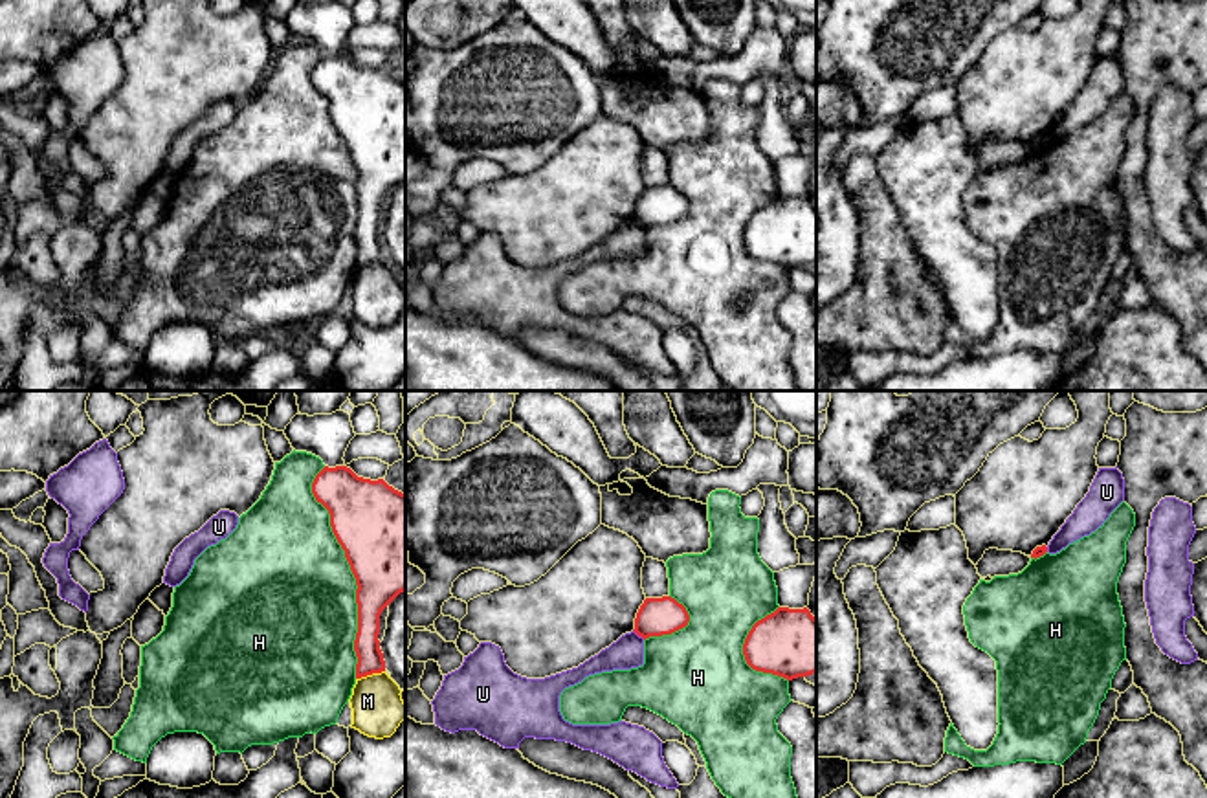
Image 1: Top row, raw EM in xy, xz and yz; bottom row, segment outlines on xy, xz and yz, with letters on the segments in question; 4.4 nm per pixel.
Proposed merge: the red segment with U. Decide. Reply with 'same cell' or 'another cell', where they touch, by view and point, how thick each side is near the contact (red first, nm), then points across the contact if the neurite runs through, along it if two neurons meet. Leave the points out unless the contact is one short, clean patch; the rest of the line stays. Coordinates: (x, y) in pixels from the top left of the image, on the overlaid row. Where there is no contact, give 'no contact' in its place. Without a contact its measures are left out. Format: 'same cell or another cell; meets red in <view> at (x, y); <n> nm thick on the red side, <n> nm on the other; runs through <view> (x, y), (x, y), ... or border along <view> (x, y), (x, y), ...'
another cell; meets red in xz at (639, 635); 170 nm thick on the red side, 140 nm on the other; border along xz (633, 630), (644, 639)

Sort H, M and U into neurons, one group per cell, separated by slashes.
H / M / U

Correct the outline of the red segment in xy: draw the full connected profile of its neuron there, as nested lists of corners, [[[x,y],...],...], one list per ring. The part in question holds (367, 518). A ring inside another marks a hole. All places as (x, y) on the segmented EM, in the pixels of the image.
[[[325,466],[312,493],[330,514],[332,532],[356,578],[356,679],[385,671],[380,615],[405,591],[405,493],[383,479]]]

